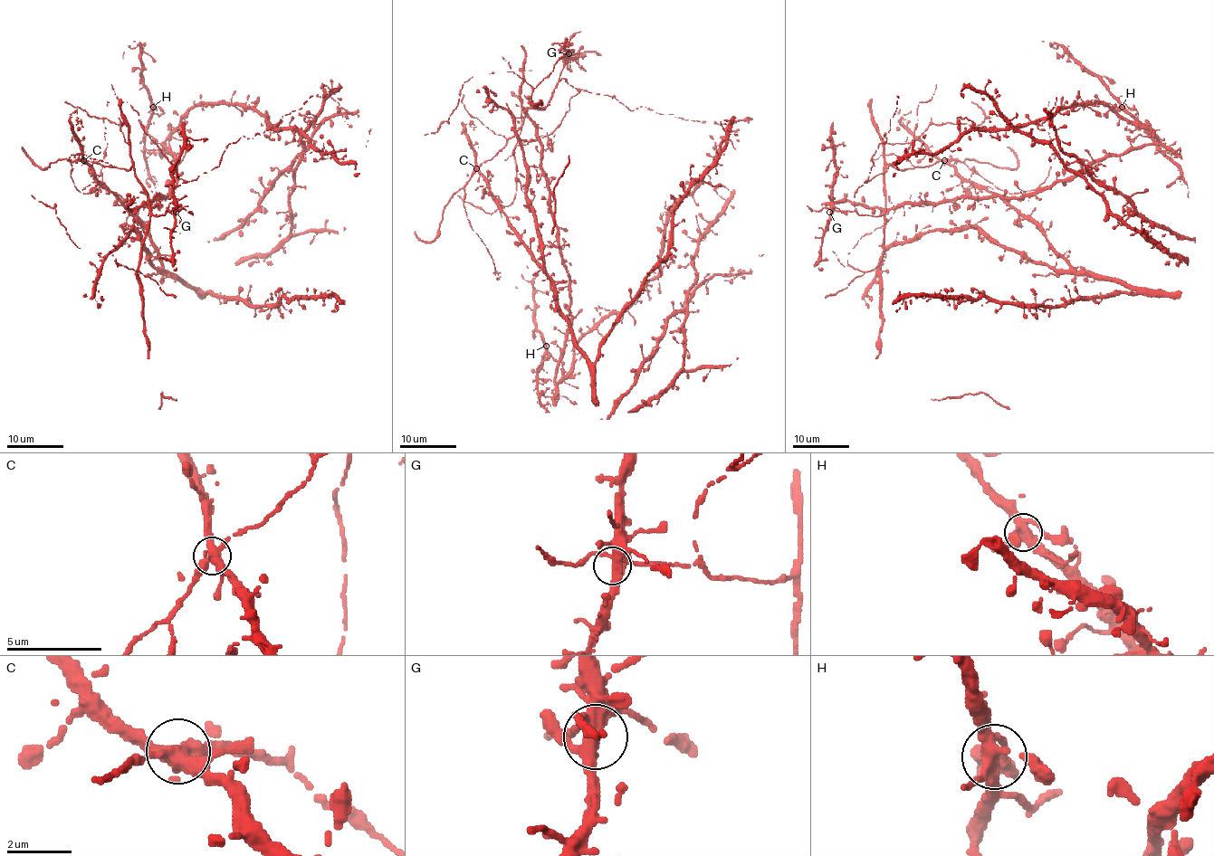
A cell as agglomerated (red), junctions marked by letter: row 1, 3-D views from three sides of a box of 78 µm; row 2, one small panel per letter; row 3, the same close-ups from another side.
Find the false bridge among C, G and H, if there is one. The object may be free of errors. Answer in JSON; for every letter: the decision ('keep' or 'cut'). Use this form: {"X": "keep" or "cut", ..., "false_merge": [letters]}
{"C": "cut", "G": "keep", "H": "keep", "false_merge": ["C"]}

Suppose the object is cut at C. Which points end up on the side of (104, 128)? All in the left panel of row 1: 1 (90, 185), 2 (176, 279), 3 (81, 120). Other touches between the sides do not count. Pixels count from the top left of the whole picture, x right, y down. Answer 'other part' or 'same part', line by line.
1: other part
2: other part
3: other part

